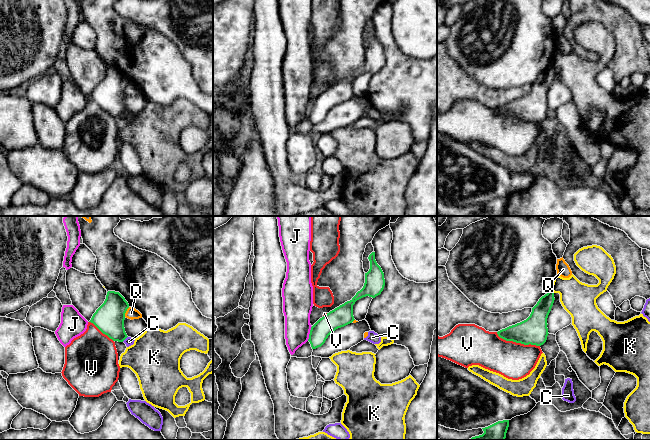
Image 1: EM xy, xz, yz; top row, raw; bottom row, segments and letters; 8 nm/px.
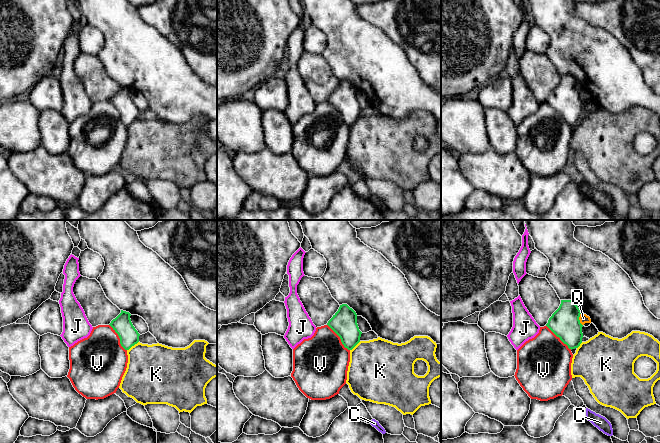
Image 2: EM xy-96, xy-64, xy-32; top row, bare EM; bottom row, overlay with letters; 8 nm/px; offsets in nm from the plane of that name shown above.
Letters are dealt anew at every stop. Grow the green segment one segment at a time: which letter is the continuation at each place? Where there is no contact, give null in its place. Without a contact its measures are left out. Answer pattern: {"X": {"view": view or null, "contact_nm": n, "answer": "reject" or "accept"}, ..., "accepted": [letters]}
{"C": {"view": "xy", "contact_nm": 60, "answer": "reject"}, "J": {"view": "xz", "contact_nm": 130, "answer": "reject"}, "K": {"view": "yz", "contact_nm": 40, "answer": "reject"}, "Q": {"view": "xy", "contact_nm": 90, "answer": "reject"}, "V": {"view": "yz", "contact_nm": 360, "answer": "reject"}, "accepted": []}

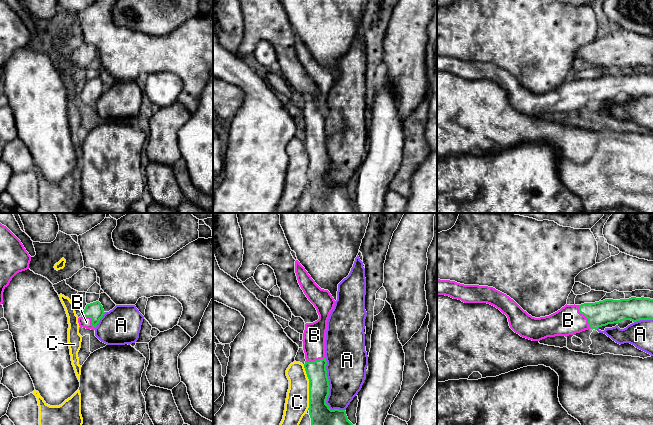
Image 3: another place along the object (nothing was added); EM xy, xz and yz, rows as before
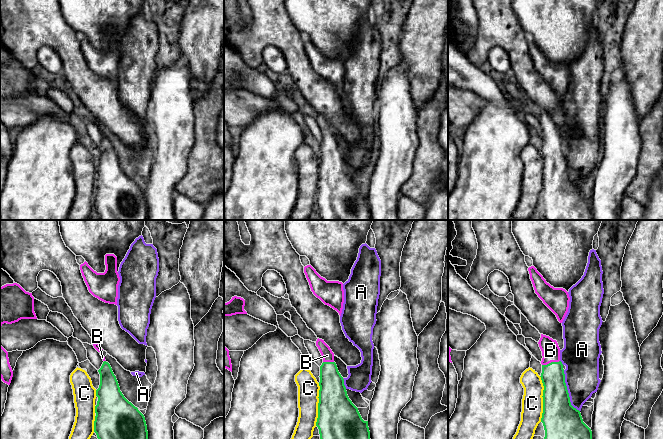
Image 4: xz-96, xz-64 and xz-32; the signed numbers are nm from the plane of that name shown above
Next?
{"A": {"view": "xz", "contact_nm": 460, "answer": "reject"}, "B": {"view": "yz", "contact_nm": 220, "answer": "accept"}, "C": {"view": "xz", "contact_nm": 360, "answer": "reject"}, "accepted": ["B"]}

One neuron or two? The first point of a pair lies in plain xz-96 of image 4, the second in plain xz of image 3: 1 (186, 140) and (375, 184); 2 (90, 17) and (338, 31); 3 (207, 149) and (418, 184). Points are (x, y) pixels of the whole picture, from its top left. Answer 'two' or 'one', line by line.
1: one
2: one
3: two

